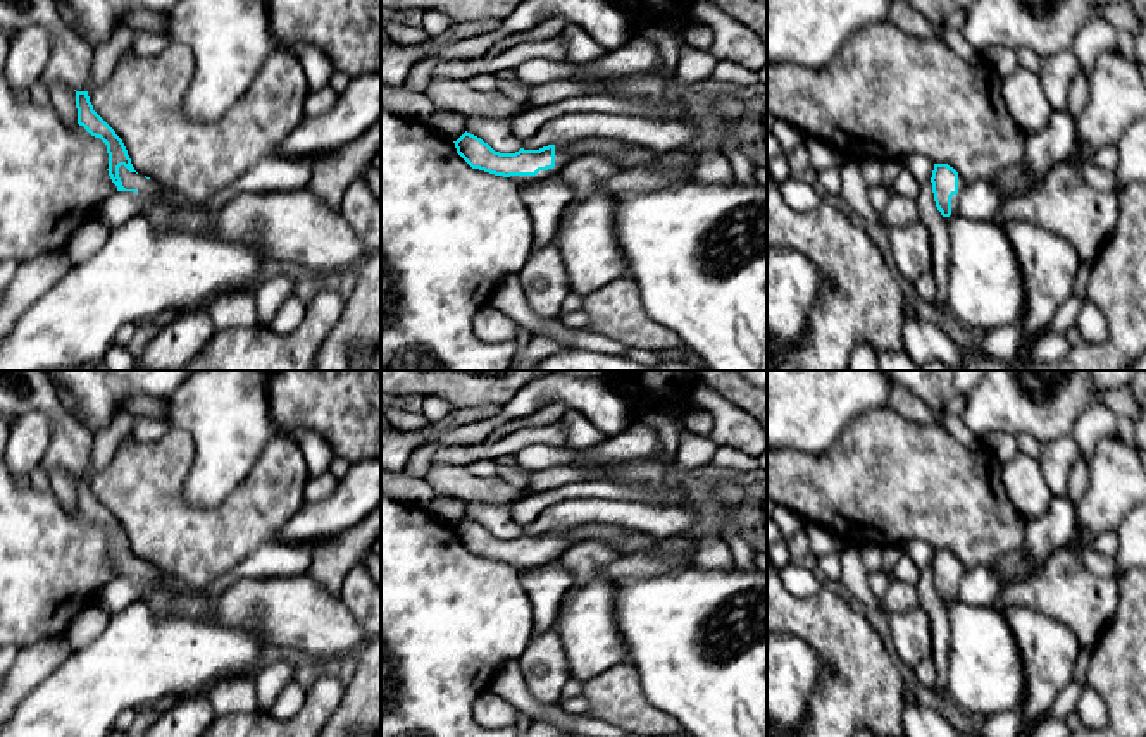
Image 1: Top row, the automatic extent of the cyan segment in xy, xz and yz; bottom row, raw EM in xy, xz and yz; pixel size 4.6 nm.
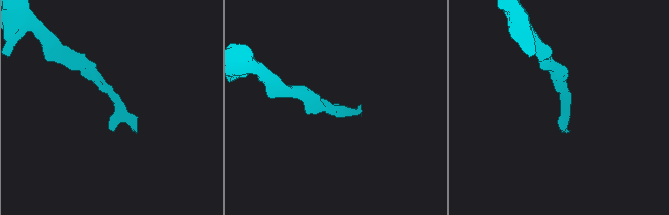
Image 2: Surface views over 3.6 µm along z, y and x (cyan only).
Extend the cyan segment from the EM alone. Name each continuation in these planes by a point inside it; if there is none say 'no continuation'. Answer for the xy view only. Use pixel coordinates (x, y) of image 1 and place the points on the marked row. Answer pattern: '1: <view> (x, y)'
1: xy (147, 188)

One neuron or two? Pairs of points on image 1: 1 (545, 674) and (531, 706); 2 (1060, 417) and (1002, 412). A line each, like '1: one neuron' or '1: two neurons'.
1: two neurons
2: one neuron

